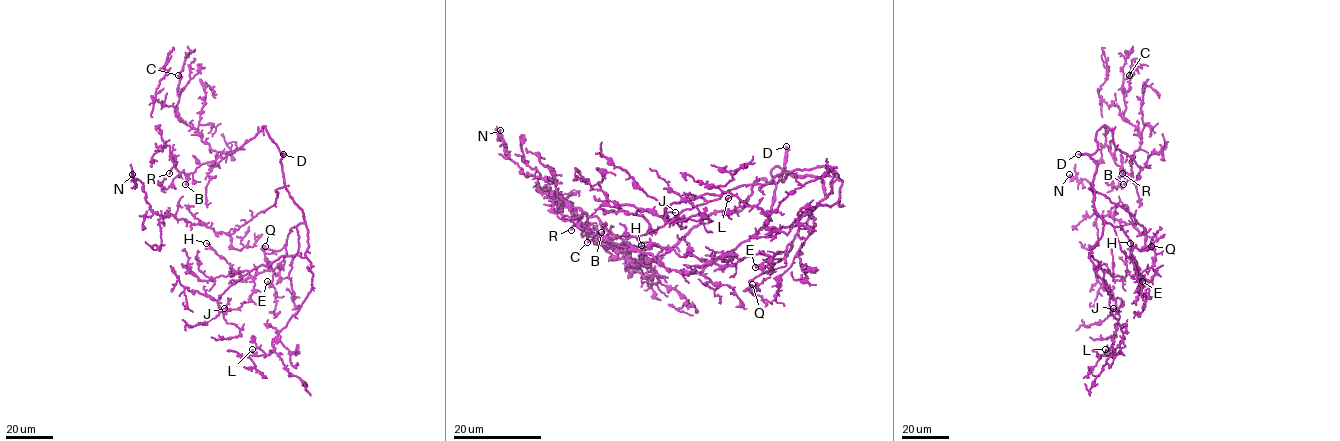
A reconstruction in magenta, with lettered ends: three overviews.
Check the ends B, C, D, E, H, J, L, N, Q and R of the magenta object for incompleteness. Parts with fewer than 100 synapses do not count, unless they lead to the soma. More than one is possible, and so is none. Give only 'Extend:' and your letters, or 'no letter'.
Extend: D

